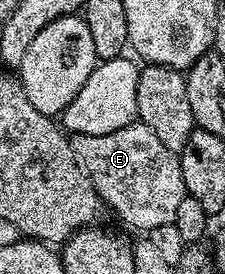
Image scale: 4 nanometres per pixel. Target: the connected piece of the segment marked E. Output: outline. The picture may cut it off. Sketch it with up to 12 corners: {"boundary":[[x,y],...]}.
{"boundary":[[135,123],[71,137],[76,161],[132,228],[174,222],[180,157]]}

